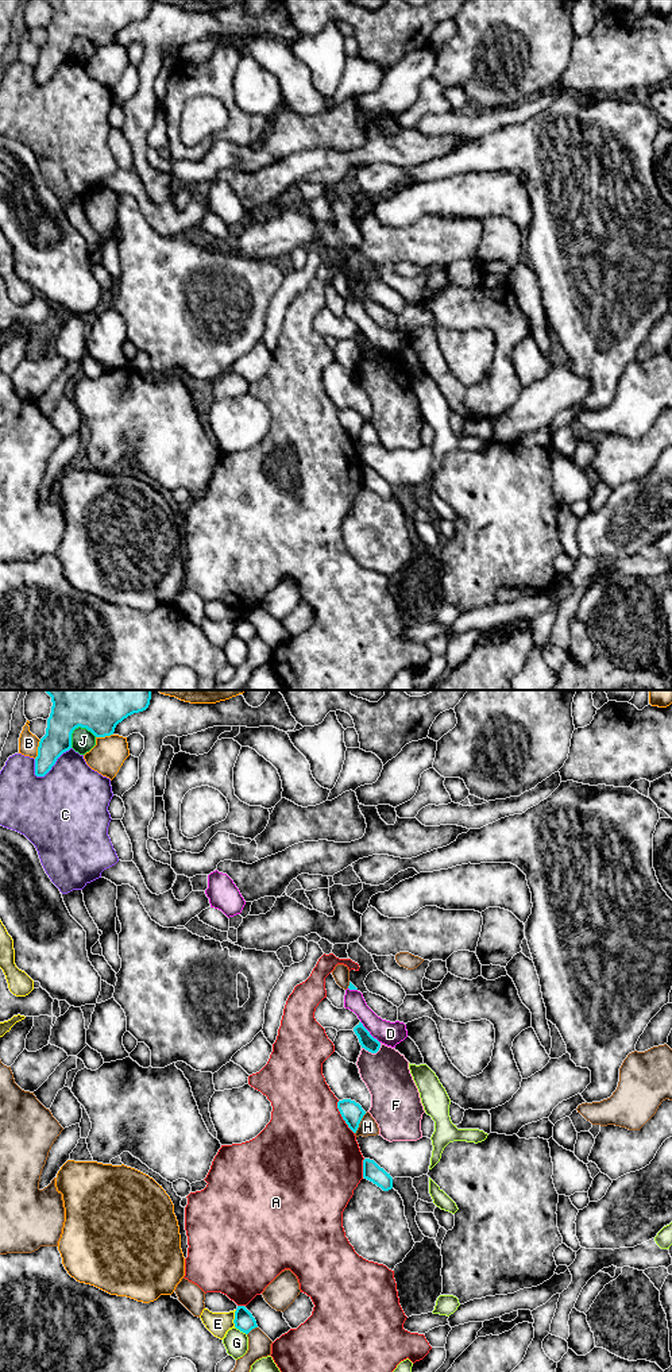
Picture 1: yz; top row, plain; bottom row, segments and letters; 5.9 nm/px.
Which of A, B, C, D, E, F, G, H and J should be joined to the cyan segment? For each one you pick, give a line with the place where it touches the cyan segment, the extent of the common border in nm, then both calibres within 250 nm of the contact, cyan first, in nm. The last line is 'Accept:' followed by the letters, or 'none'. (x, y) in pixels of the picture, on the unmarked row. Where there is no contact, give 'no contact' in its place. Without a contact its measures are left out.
Accept: none

